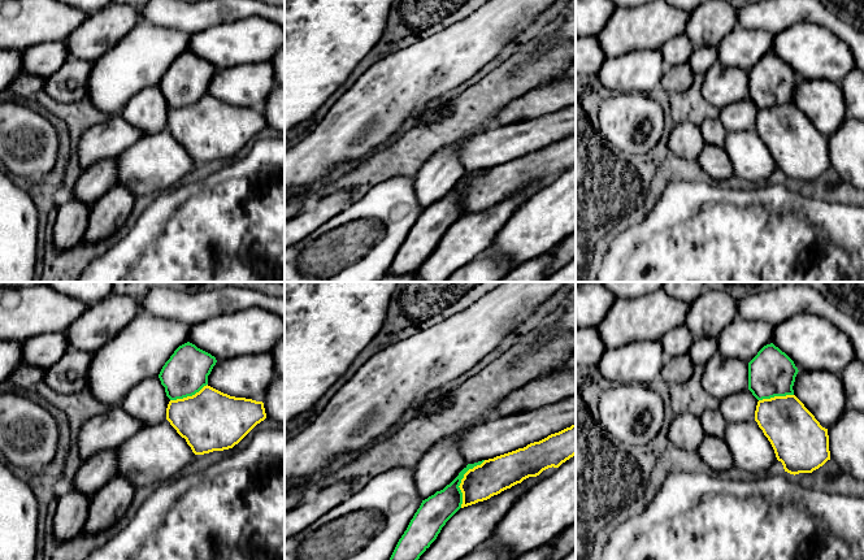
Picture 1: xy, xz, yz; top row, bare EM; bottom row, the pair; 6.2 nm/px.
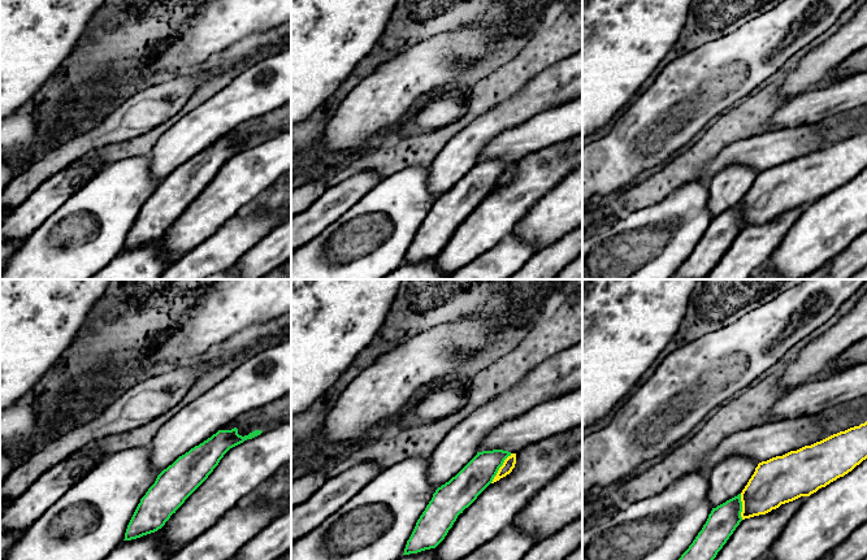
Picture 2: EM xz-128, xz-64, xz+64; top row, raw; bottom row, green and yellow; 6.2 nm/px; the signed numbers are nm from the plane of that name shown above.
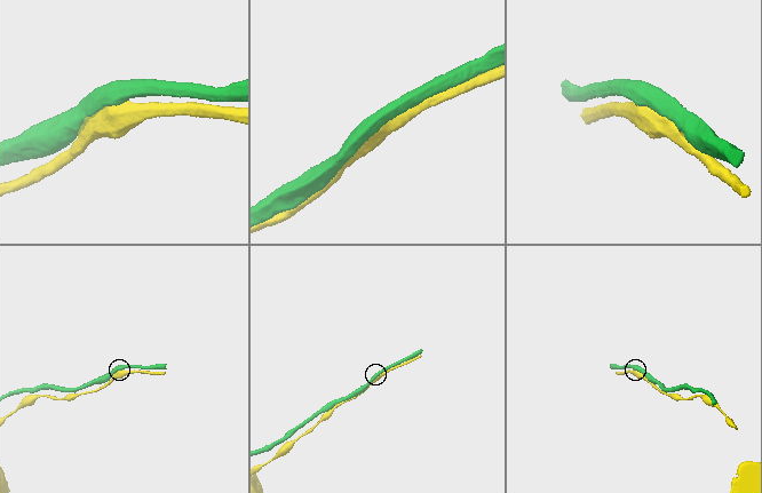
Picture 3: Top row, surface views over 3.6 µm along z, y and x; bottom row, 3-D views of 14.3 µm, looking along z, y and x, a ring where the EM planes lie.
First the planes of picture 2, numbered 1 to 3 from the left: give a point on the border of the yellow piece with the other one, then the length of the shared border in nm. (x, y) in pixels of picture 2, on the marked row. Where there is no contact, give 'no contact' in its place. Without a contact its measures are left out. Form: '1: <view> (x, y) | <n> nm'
1: no contact
2: xz-64 (499, 467) | 220 nm
3: xz+64 (741, 507) | 160 nm

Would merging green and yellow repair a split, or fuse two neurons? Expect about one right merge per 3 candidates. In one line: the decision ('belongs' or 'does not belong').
does not belong

